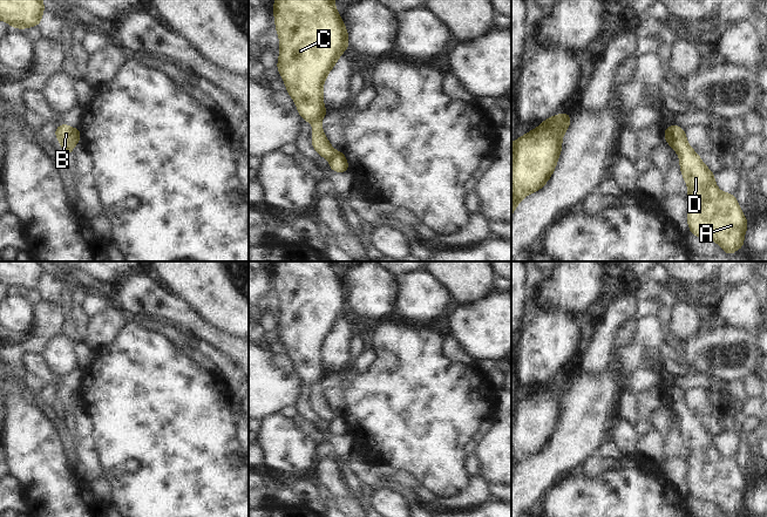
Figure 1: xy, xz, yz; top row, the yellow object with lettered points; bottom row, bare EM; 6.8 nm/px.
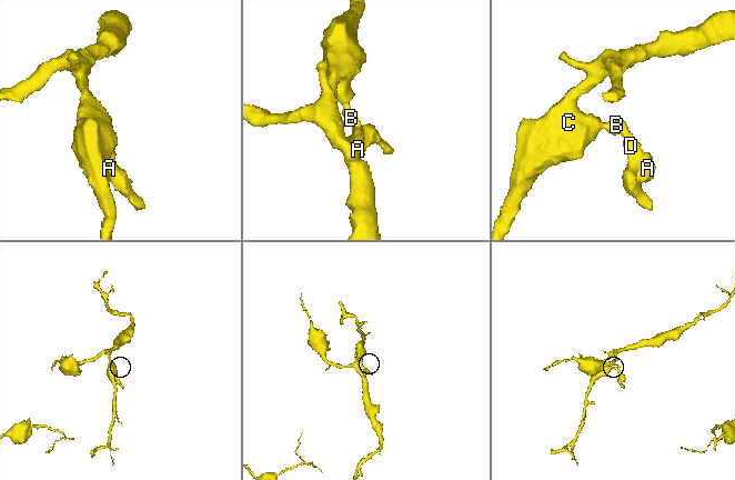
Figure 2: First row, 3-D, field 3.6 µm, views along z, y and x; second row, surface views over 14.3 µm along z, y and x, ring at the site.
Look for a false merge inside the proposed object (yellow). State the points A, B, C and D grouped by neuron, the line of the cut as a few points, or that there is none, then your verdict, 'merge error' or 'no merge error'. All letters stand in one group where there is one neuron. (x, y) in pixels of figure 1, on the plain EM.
A D / B C; cut in xz along (340, 415), (331, 423); merge error

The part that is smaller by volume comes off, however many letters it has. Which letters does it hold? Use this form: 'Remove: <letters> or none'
Remove: A, D

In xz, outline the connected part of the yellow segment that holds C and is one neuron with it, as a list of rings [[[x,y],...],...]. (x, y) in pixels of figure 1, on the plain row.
[[[277,261],[272,270],[280,301],[277,332],[301,381],[313,387],[312,409],[320,419],[333,423],[340,414],[331,409],[320,387],[327,377],[323,348],[337,322],[348,311],[348,295],[334,268],[334,261]]]

